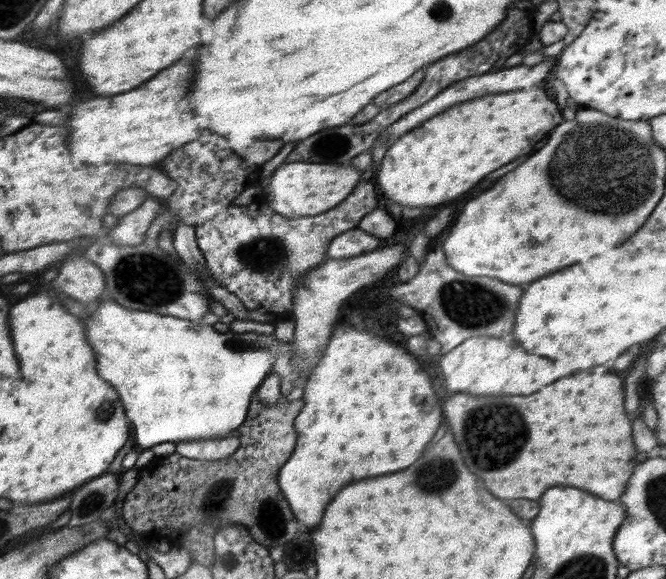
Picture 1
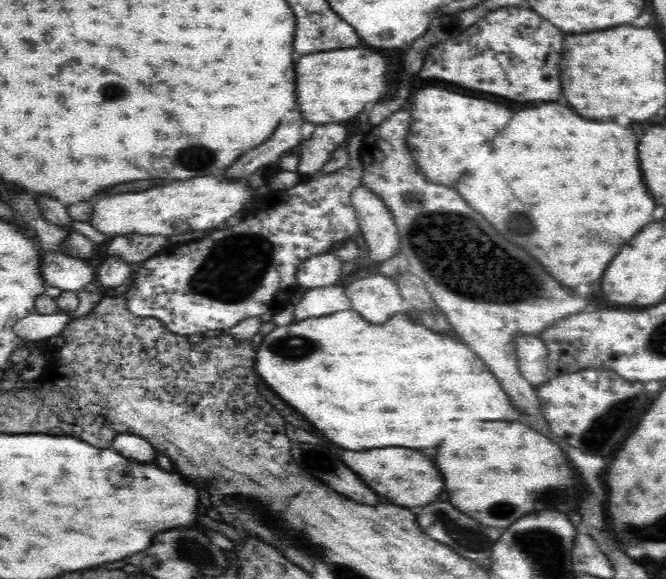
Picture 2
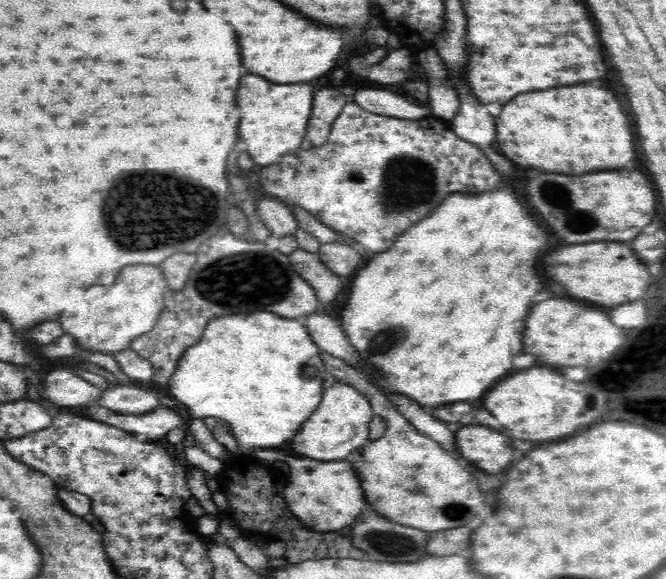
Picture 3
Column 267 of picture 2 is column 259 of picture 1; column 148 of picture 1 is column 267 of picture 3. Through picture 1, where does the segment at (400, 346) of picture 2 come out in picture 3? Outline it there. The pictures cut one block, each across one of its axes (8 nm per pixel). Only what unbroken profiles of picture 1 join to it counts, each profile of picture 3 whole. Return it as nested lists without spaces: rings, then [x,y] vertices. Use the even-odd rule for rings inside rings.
[[[268,311],[252,312],[252,314],[242,314],[242,316],[240,316],[240,314],[234,314],[234,316],[216,317],[214,320],[210,320],[208,326],[204,328],[204,336],[201,336],[196,344],[192,344],[192,346],[182,354],[182,358],[180,358],[180,362],[177,364],[176,372],[174,372],[172,379],[167,384],[167,394],[178,404],[186,408],[191,416],[196,418],[211,416],[228,421],[233,436],[239,444],[237,453],[240,456],[247,456],[250,450],[256,449],[257,447],[284,448],[290,439],[296,437],[301,432],[300,428],[302,428],[302,424],[310,418],[310,414],[312,414],[316,408],[320,407],[323,392],[325,391],[325,382],[330,382],[326,365],[324,365],[324,359],[322,359],[322,355],[320,355],[321,351],[320,347],[314,343],[314,339],[310,337],[308,327],[306,327],[305,322],[301,318],[286,318]]]

